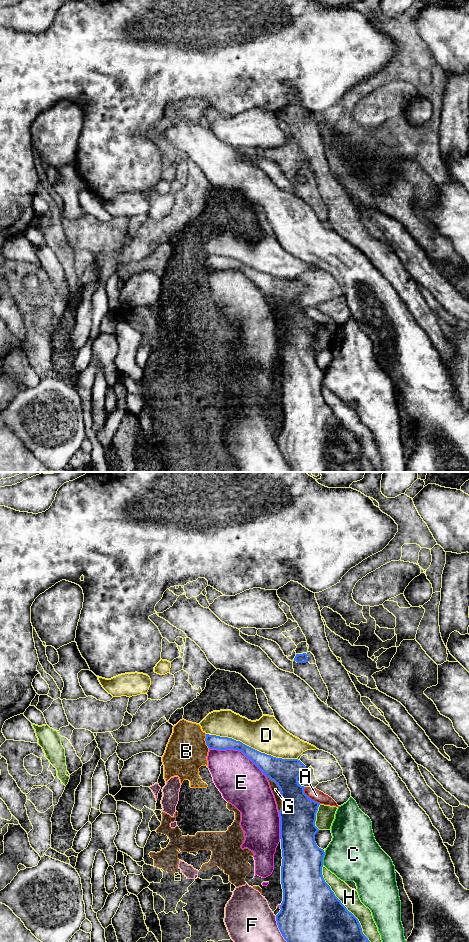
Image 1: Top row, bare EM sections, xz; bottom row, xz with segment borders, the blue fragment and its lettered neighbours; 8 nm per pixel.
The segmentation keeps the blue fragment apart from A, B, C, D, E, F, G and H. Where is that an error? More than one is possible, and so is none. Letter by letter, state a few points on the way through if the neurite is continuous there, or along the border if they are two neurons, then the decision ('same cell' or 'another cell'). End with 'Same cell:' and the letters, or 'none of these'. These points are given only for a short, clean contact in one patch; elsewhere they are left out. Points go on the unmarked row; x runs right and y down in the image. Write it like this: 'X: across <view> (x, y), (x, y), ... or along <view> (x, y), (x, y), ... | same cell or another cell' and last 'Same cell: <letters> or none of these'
A: along xz (303, 309), (309, 317), (320, 323) | another cell
B: along xz (205, 254), (205, 264), (209, 268) | another cell
C: another cell
D: another cell
E: another cell
F: another cell
G: another cell
H: another cell
Same cell: none of these

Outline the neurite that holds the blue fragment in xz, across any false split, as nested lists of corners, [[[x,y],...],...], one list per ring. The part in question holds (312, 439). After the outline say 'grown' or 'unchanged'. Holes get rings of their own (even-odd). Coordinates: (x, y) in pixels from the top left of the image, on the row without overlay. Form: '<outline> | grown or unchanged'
[[[206,254],[205,261],[209,269],[241,271],[280,309],[283,421],[276,441],[292,472],[378,472],[363,454],[358,439],[335,416],[323,398],[325,372],[315,362],[315,354],[319,351],[315,346],[316,333],[320,323],[309,318],[304,313],[306,307],[298,302],[298,297],[306,286],[298,279],[276,278],[228,257]]] | unchanged

